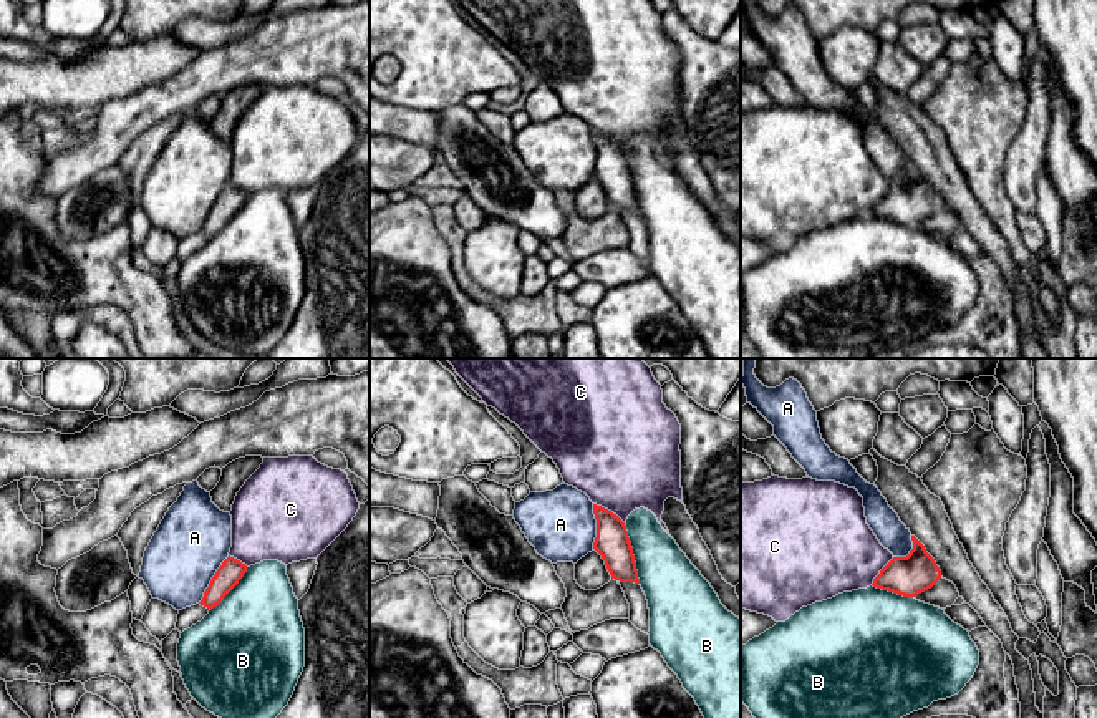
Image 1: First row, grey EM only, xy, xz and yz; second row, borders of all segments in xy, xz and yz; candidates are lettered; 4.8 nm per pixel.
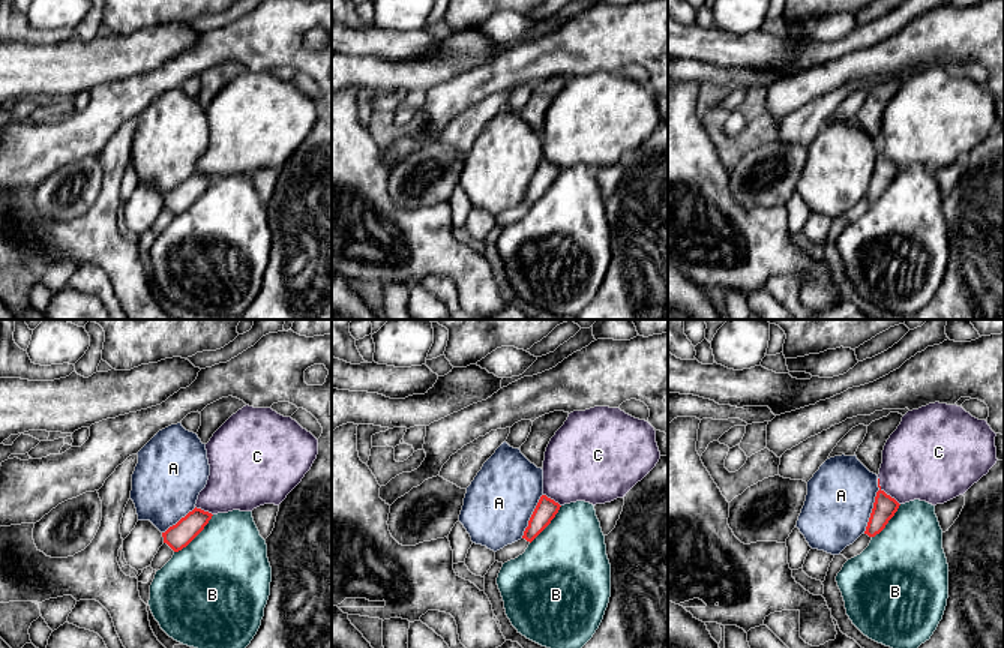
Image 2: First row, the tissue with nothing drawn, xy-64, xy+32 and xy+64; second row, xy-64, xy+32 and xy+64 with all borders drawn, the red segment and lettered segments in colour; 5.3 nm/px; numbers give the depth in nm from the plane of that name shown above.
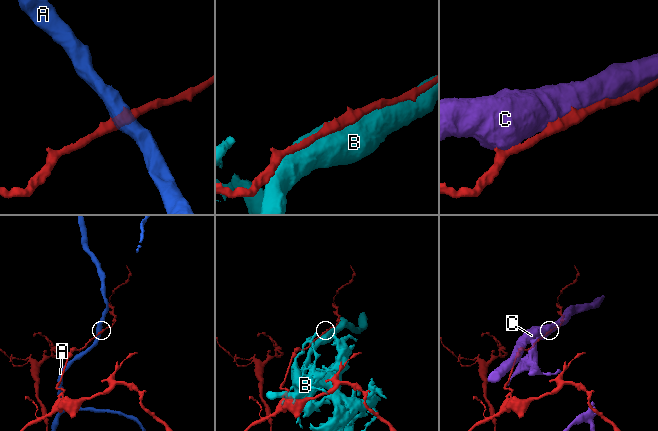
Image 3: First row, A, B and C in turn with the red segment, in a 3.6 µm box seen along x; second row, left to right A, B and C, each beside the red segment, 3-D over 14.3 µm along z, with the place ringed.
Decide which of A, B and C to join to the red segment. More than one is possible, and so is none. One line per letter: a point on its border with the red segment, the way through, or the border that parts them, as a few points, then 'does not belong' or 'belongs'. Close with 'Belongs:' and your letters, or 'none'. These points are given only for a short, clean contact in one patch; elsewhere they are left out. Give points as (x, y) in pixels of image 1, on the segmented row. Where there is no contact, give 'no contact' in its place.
A: contact xy (212, 579); belongs
B: contact xz (632, 554); does not belong
C: contact xz (610, 511); does not belong
Belongs: A

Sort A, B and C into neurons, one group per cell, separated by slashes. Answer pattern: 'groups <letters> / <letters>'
groups A / B / C

